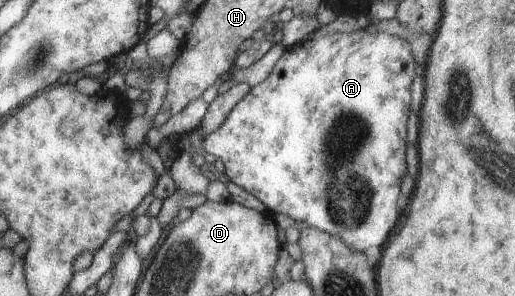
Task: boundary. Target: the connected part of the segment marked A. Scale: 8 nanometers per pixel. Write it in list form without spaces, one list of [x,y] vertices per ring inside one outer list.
[[[370,27],[370,33],[356,30],[350,33],[329,33],[324,37],[314,38],[312,41],[298,43],[286,49],[275,63],[270,75],[260,85],[254,86],[239,101],[235,108],[228,114],[226,121],[204,140],[203,149],[192,156],[193,162],[199,166],[205,154],[212,154],[222,160],[225,165],[225,173],[230,181],[250,195],[254,195],[264,203],[265,207],[273,213],[284,213],[296,221],[308,223],[310,228],[321,229],[329,234],[342,238],[342,241],[352,249],[365,252],[372,246],[380,246],[384,249],[386,241],[392,236],[392,231],[398,217],[402,215],[398,209],[398,198],[401,192],[401,183],[407,173],[406,169],[406,123],[410,117],[410,85],[416,76],[417,61],[411,52],[411,45],[388,32],[374,31]]]

